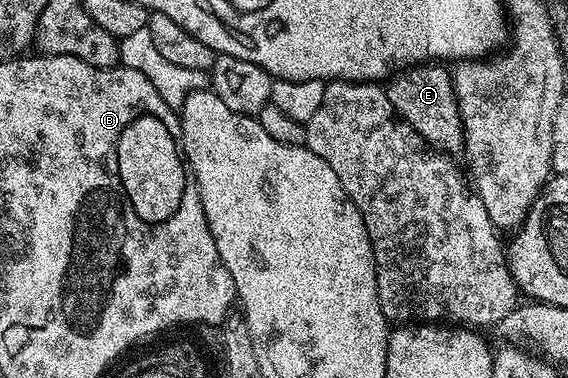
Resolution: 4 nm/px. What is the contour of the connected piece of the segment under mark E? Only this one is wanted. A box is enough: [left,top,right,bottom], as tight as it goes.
[384,64,464,156]

